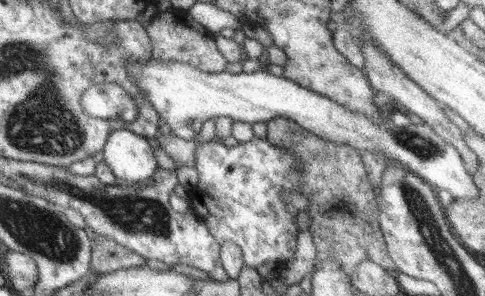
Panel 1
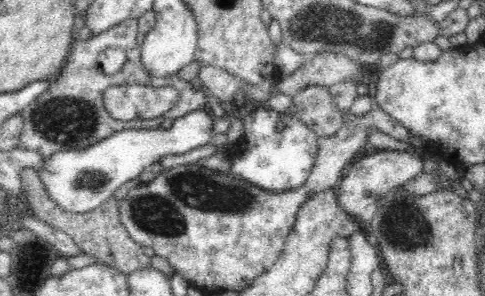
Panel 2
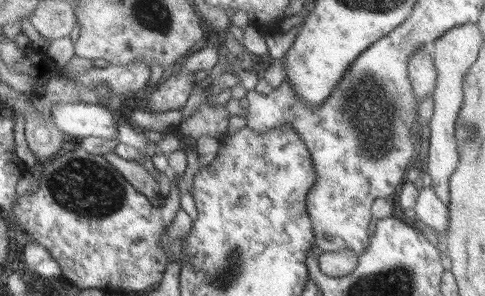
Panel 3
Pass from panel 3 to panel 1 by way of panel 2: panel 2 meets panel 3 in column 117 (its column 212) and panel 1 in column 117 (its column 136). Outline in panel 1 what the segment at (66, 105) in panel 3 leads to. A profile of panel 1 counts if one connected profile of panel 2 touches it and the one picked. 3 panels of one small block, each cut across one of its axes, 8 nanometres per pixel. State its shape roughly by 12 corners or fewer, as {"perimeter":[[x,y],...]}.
{"perimeter":[[113,130],[103,162],[115,178],[145,184],[159,166],[153,142]]}

